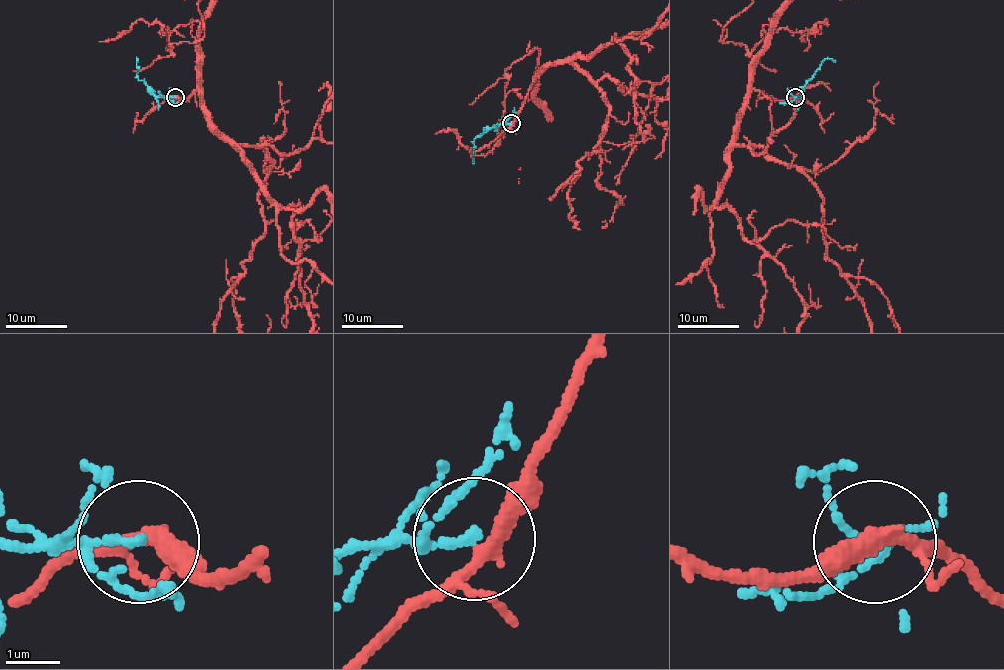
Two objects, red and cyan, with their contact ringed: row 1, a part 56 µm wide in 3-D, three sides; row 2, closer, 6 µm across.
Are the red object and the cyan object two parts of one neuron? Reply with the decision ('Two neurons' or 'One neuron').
One neuron

